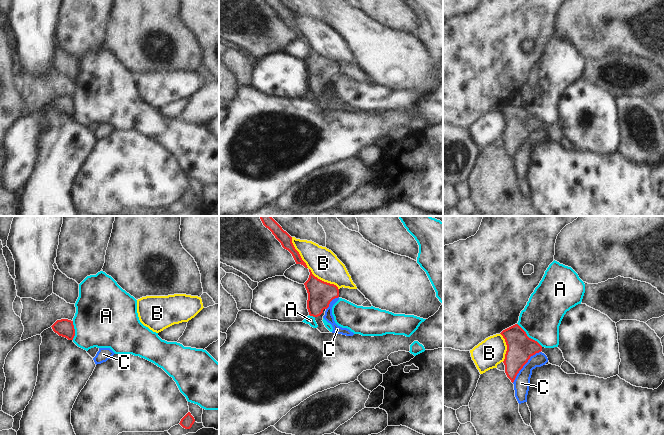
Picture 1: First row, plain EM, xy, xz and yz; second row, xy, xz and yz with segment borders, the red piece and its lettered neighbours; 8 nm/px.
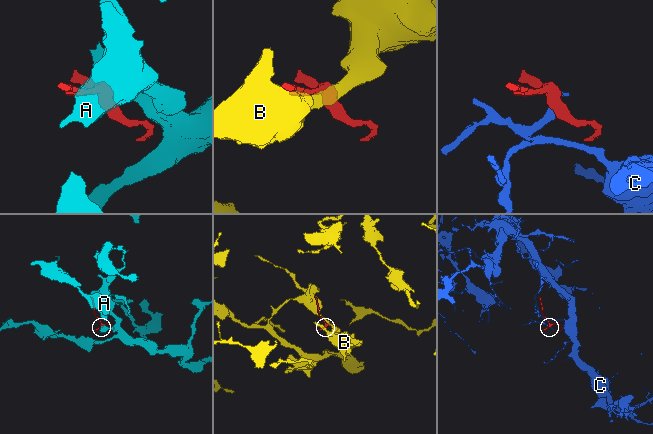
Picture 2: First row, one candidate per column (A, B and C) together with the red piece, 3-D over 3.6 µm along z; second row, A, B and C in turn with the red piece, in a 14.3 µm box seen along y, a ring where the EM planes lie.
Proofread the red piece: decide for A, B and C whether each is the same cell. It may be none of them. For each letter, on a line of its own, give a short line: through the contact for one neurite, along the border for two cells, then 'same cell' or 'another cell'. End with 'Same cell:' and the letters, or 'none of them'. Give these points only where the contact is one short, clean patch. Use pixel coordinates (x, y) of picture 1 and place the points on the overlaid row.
A: line yz (517, 323), (529, 337), (536, 340), (542, 346); another cell
B: another cell
C: another cell
Same cell: none of them

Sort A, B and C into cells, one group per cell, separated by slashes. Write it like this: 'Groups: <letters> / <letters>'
Groups: A / B / C.

